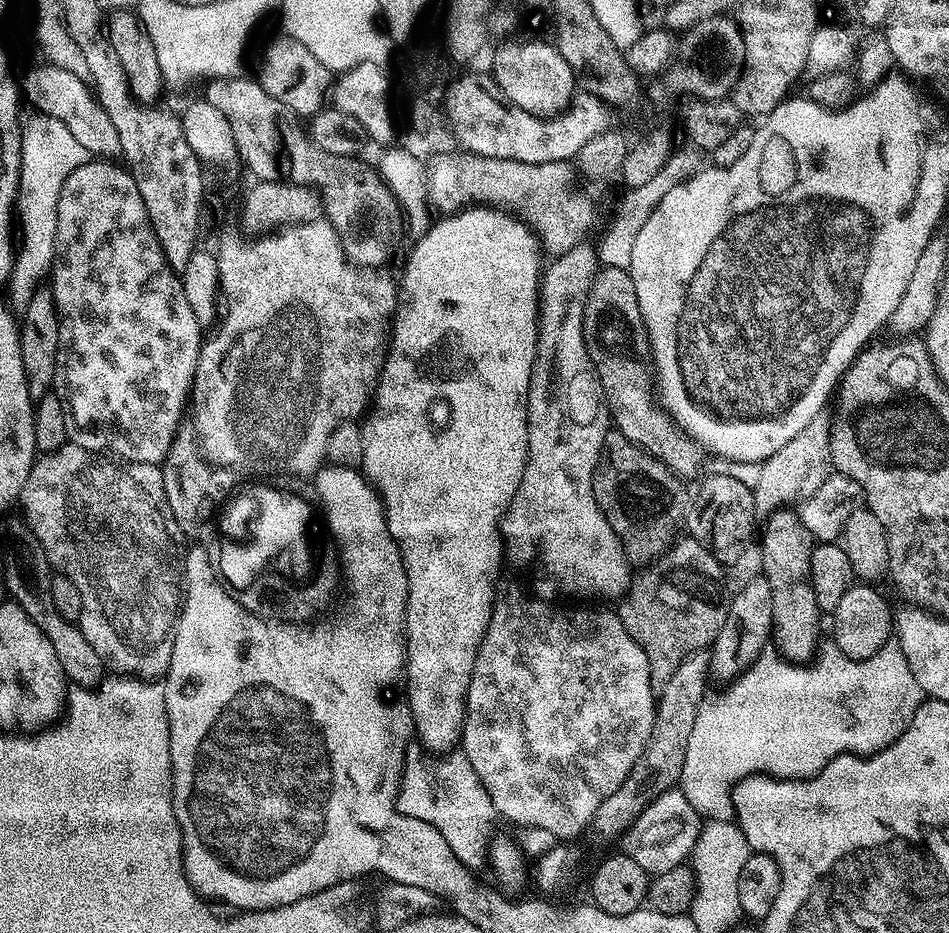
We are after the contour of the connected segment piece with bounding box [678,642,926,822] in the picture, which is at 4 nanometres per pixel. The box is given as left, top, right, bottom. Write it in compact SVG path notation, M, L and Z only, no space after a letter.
M828 642L828 645L823 648L824 645L819 649L818 657L820 656L820 661L817 664L793 662L781 655L779 651L765 650L760 653L760 656L749 668L729 683L732 685L725 692L718 693L713 700L711 698L705 699L701 704L697 712L697 718L694 719L694 728L690 733L689 745L686 747L685 766L682 768L678 783L679 791L683 792L685 798L690 802L690 806L694 806L694 810L701 818L717 820L718 822L732 820L734 816L732 789L735 788L739 780L744 780L748 776L767 774L785 780L806 780L809 776L816 776L820 773L835 756L871 754L889 748L908 728L908 723L914 718L918 706L924 703L926 697L920 691L920 682L914 678L899 644L889 642L886 646L882 646L882 650L878 650L878 654L874 654L865 660L851 660L846 654L842 654L842 650L832 642Z

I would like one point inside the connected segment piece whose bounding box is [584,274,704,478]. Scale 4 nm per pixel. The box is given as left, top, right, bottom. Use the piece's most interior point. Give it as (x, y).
(616, 338)

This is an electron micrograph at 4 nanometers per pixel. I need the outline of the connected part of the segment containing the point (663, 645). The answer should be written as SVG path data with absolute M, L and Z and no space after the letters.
M677 539L663 554L656 557L651 564L641 567L638 575L628 585L627 592L619 601L618 615L620 621L628 627L628 633L642 646L650 662L650 674L653 685L666 683L679 663L688 654L700 649L707 649L716 641L717 634L726 623L726 614L730 603L730 588L724 581L724 568L716 561L717 553L707 543L699 539Z

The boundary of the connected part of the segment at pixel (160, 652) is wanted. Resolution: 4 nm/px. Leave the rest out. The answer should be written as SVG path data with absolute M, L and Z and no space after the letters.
M71 442L43 453L32 465L18 504L24 507L23 519L34 538L38 538L53 569L68 576L70 582L78 586L78 594L82 594L82 614L78 621L82 639L94 646L98 658L102 658L113 673L133 678L160 678L167 673L172 661L182 589L186 584L186 543L180 529L183 527L170 510L164 474L157 465L107 459L112 458Z

